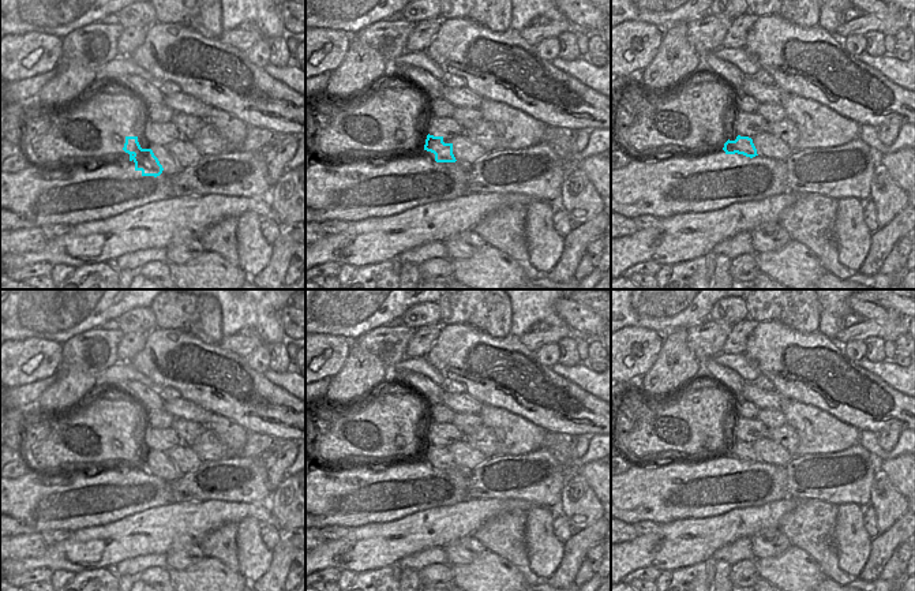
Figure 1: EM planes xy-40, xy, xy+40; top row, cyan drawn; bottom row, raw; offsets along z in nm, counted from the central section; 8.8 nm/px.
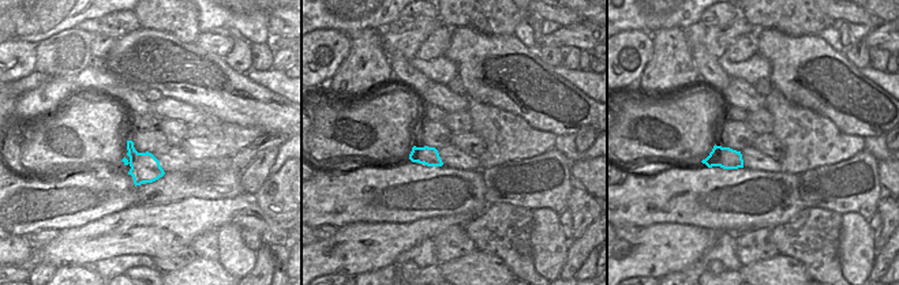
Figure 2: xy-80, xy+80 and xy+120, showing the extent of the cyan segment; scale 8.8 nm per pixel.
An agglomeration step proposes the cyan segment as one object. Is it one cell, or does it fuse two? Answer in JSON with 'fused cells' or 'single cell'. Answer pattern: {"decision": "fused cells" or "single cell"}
{"decision": "single cell"}

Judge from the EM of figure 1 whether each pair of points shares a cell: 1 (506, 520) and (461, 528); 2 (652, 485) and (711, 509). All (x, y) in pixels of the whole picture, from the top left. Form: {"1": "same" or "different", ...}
{"1": "different", "2": "same"}

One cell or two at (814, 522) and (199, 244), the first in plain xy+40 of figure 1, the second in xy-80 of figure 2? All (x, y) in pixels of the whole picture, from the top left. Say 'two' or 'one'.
one

